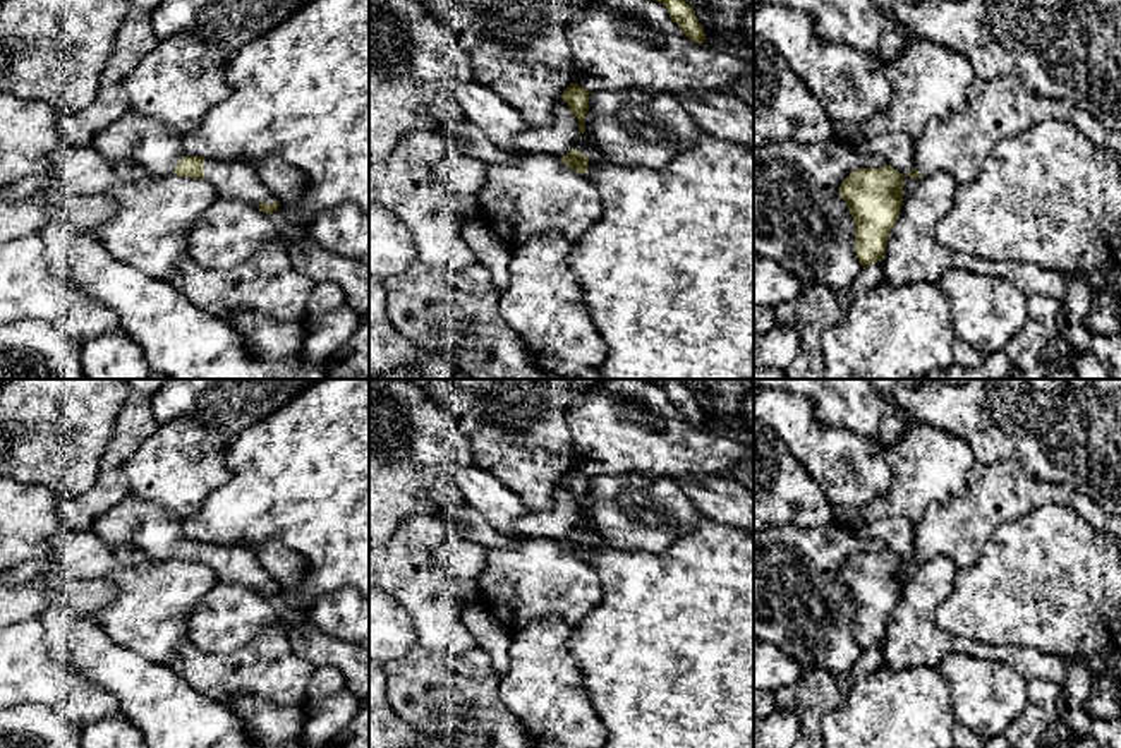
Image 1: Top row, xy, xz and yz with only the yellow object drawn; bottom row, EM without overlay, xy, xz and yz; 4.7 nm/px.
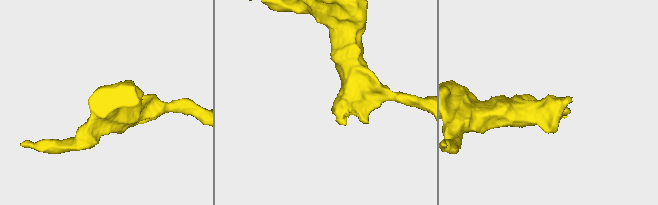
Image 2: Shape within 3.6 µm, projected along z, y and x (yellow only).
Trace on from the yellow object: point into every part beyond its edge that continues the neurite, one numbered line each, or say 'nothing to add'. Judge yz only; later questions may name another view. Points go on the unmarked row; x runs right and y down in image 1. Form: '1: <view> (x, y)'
1: yz (958, 529)

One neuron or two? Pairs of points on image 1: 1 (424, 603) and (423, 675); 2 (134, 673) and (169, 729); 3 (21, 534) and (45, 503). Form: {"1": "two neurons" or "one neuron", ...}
{"1": "two neurons", "2": "one neuron", "3": "one neuron"}

